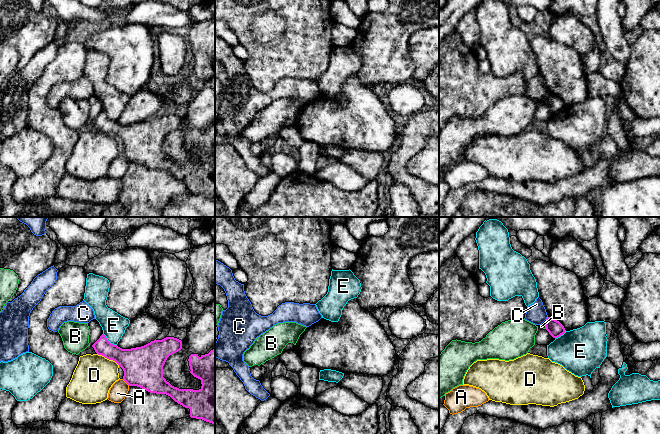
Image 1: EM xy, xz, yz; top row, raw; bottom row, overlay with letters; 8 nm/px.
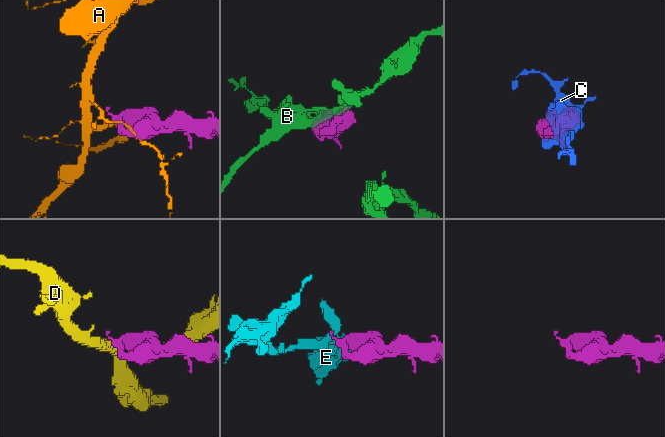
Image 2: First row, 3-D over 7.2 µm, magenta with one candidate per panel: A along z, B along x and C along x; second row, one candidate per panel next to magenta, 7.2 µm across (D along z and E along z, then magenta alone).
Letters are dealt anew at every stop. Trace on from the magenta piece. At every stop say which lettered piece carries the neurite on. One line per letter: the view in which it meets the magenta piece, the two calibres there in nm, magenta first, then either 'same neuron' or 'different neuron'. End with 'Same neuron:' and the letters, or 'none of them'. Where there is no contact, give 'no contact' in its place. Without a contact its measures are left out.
A: xy | 320/140 nm | different neuron
B: yz | 120/30 nm | different neuron
C: yz | 120/160 nm | different neuron
D: xy | 260/320 nm | different neuron
E: xy | 200/190 nm | different neuron
Same neuron: none of them

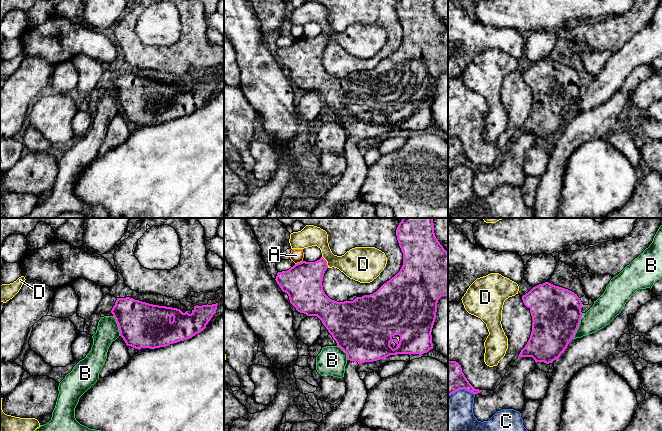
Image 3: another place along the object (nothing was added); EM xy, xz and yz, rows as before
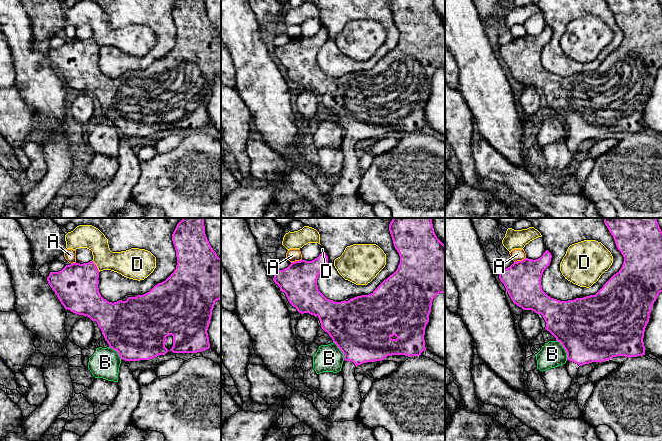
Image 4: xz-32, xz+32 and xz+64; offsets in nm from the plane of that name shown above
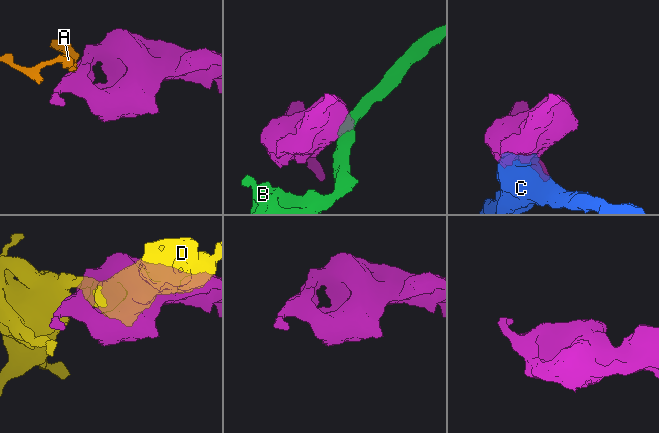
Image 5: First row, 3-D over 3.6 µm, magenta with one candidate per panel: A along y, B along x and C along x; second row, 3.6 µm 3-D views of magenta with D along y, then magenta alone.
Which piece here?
A: xz | 300/110 nm | different neuron
B: yz | 400/200 nm | different neuron
C: yz | 240/280 nm | different neuron
D: xz | 300/260 nm | different neuron
Same neuron: none of them

